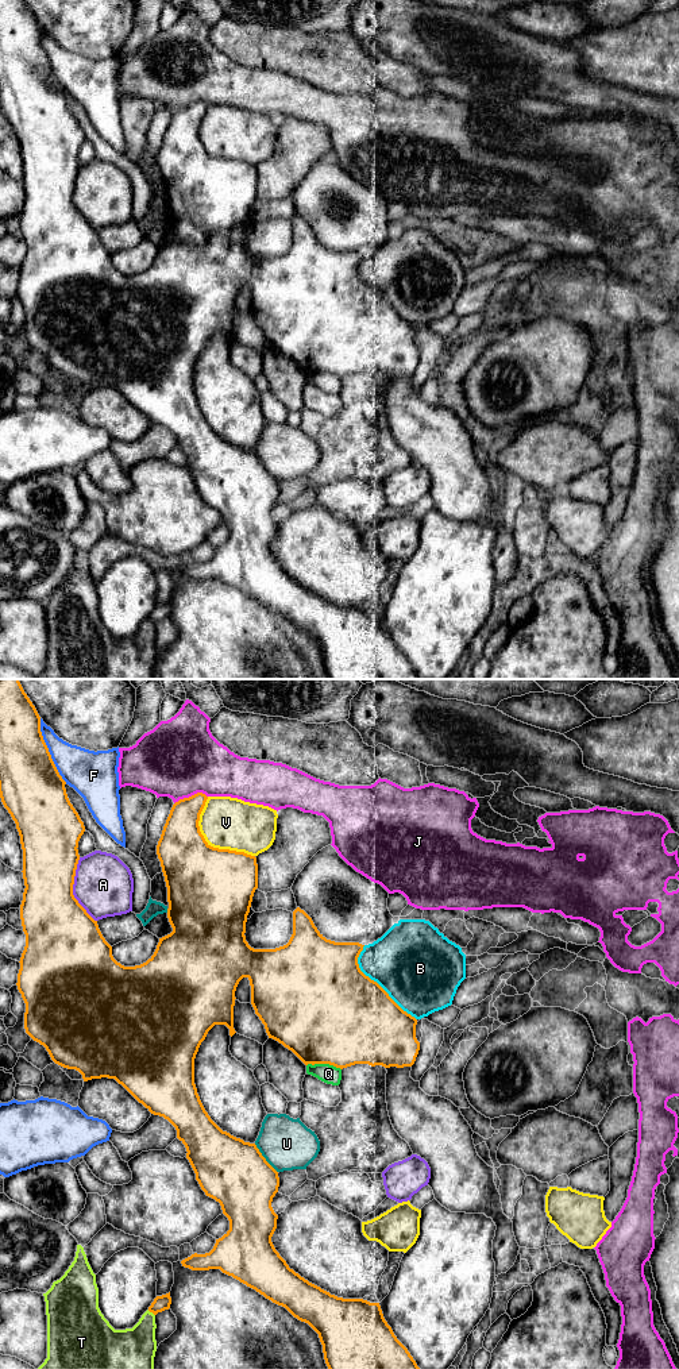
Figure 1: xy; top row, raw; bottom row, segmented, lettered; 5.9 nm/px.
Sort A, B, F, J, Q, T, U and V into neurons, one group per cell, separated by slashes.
A / B / F / J / Q / T / U / V

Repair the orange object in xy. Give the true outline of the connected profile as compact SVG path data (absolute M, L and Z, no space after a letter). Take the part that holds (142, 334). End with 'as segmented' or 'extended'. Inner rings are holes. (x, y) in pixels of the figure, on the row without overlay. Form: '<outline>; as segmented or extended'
M0 0L0 107L16 132L23 158L22 181L26 197L20 228L26 255L19 270L16 294L26 312L26 342L46 356L55 373L78 379L84 390L115 387L151 423L163 425L175 436L177 447L186 456L186 467L201 498L220 512L229 529L229 539L216 548L209 562L194 562L181 570L182 575L192 579L220 578L308 632L319 643L329 679L421 679L385 629L379 612L337 606L289 576L271 551L278 528L271 516L279 495L278 481L255 452L223 440L211 428L194 393L194 367L208 340L215 333L225 333L231 346L236 342L235 300L243 286L250 289L251 313L269 347L292 359L306 374L308 383L332 394L340 393L343 377L355 373L412 375L420 359L416 347L417 328L360 279L358 266L364 254L327 248L300 216L293 220L293 243L286 254L275 258L254 258L248 254L244 242L258 197L256 166L213 157L205 150L198 135L208 108L202 101L173 113L157 154L167 196L167 227L173 240L159 247L154 263L146 271L135 275L117 271L97 230L73 204L80 169L77 157L85 135L67 107L65 93L43 49L40 26L27 3Z; extended

